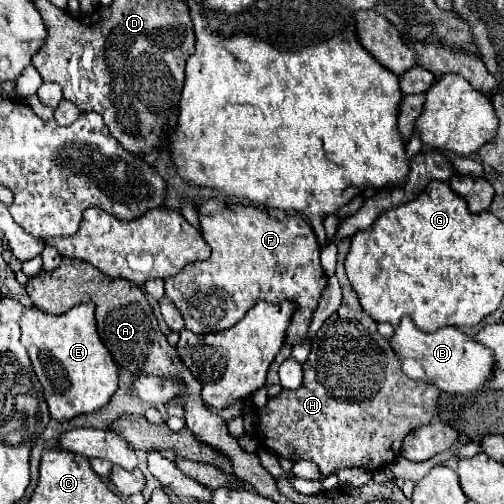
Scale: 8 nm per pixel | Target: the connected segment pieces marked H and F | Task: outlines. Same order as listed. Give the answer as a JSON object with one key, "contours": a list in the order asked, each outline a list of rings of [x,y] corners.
{"contours":[[[[352,286],[342,288],[340,308],[322,324],[312,340],[312,350],[304,362],[304,382],[298,390],[282,390],[276,398],[268,400],[264,408],[258,410],[258,440],[264,448],[276,456],[288,458],[290,462],[310,460],[318,466],[320,474],[326,478],[342,468],[382,468],[390,460],[400,456],[402,440],[408,432],[428,424],[436,414],[438,388],[426,382],[410,380],[402,370],[398,356],[390,348],[388,340],[376,330],[376,322],[358,304],[358,296]]],[[[206,200],[198,208],[198,218],[202,226],[202,236],[212,248],[212,256],[204,262],[194,262],[184,266],[176,276],[166,278],[166,294],[168,300],[180,310],[186,328],[194,334],[212,334],[232,328],[244,314],[258,302],[266,300],[270,304],[280,304],[284,300],[294,302],[294,314],[290,326],[286,330],[284,344],[296,346],[308,342],[308,328],[312,324],[312,316],[318,308],[318,302],[328,286],[328,276],[320,266],[320,246],[316,242],[316,234],[312,226],[302,216],[292,216],[286,220],[276,220],[268,212],[254,206],[226,206],[220,200]]]]}

